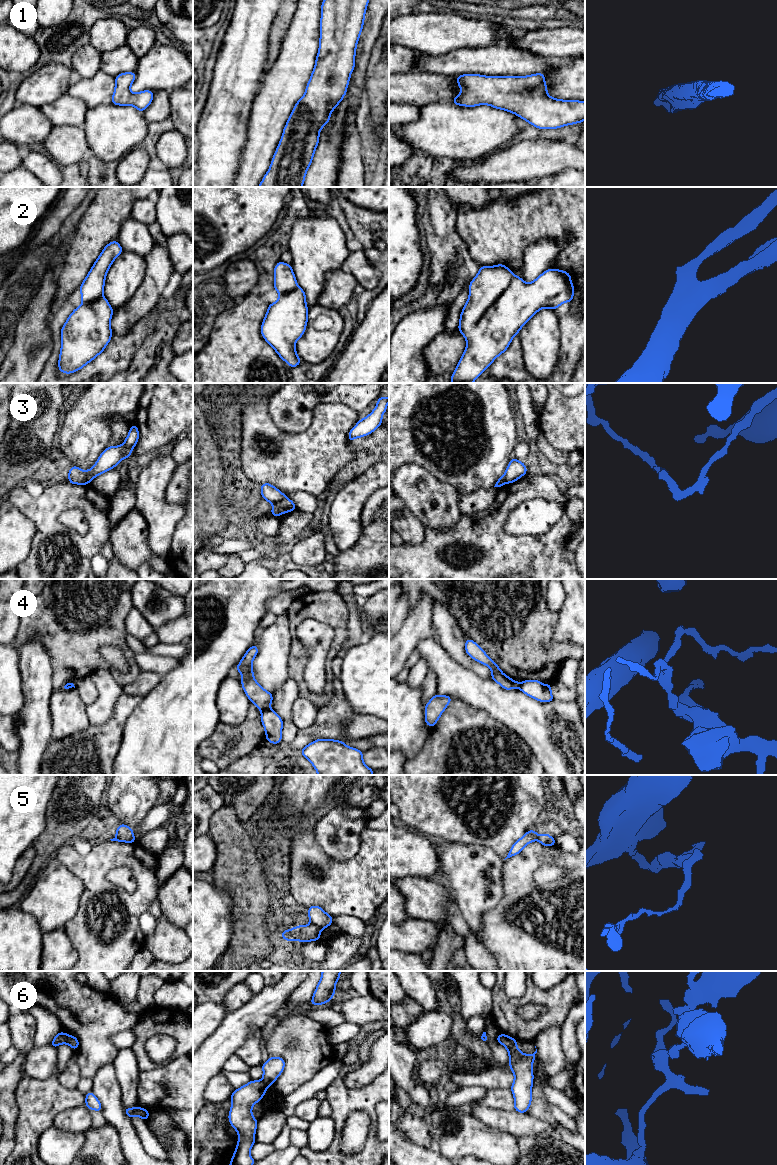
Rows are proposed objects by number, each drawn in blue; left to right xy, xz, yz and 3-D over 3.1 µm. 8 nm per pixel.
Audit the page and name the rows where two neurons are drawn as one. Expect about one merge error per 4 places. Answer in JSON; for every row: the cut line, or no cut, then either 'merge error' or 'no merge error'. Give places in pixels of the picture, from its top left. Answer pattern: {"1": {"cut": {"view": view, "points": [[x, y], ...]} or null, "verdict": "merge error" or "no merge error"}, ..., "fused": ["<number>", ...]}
{"1": {"cut": null, "verdict": "no merge error"}, "2": {"cut": null, "verdict": "no merge error"}, "3": {"cut": {"view": "xy", "points": [[84, 471], [88, 483]]}, "verdict": "merge error"}, "4": {"cut": {"view": "xz", "points": [[268, 707], [262, 711]]}, "verdict": "merge error"}, "5": {"cut": {"view": "xz", "points": [[310, 923], [321, 929]]}, "verdict": "merge error"}, "6": {"cut": {"view": "xy", "points": [[68, 1035], [67, 1043]]}, "verdict": "merge error"}, "fused": ["3", "4", "5", "6"]}

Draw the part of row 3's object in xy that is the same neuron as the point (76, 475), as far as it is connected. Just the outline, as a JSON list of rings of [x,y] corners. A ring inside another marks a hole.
[[[71,466],[68,472],[68,479],[70,484],[86,485],[88,484],[85,471],[77,466]]]

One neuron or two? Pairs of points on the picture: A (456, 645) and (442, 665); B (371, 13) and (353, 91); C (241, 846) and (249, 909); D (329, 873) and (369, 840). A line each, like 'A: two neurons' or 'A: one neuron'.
A: two neurons
B: one neuron
C: one neuron
D: one neuron

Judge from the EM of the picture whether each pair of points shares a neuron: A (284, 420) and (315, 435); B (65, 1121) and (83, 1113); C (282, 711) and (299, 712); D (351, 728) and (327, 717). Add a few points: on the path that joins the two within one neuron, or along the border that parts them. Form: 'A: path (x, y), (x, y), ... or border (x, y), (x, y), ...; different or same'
A: border (314, 408), (312, 422), (305, 430), (281, 430); different
B: path (69, 1120), (79, 1117); same
C: border (298, 696), (292, 705), (292, 722), (299, 729); different
D: border (355, 714), (346, 720), (342, 739); different

